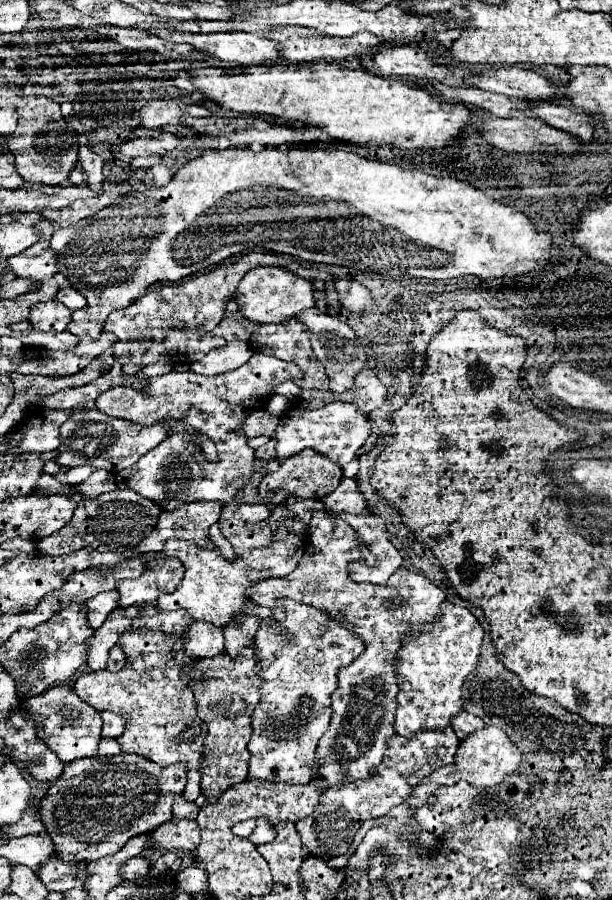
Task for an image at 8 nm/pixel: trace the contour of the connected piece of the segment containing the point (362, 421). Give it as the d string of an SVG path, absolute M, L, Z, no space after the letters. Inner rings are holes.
M332 402L318 410L292 410L292 416L284 416L278 426L278 462L298 454L304 448L318 450L326 454L338 466L352 462L358 456L358 450L370 436L370 422L348 402Z

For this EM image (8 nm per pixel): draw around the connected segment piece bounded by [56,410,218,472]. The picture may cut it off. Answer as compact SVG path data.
M88 410L88 412L74 412L70 414L70 418L60 426L60 448L58 448L58 456L56 462L58 466L94 466L94 468L106 468L110 472L120 472L126 470L130 466L134 466L146 452L150 452L152 448L156 448L164 438L168 438L170 430L174 426L182 426L192 434L192 440L196 446L200 446L200 450L204 452L208 462L218 462L218 452L212 440L208 440L206 436L198 434L192 430L192 426L184 424L184 422L172 422L170 418L166 418L164 422L156 422L152 426L144 426L140 428L134 422L126 422L122 418L114 418L114 416L106 416L98 410Z

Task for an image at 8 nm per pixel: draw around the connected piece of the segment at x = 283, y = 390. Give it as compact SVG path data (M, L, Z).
M286 380L286 382L282 382L282 386L276 392L282 394L282 396L286 396L290 400L294 400L294 398L300 396L301 389L291 380Z

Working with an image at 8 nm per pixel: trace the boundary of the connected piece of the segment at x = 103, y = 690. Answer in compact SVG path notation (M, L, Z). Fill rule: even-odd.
M154 630L126 632L122 634L120 644L130 662L118 672L102 670L102 672L82 674L76 680L74 690L84 702L88 702L100 712L104 710L112 712L112 706L120 706L116 712L126 718L126 730L122 732L122 736L116 738L122 752L144 756L160 766L184 762L188 784L182 795L185 799L194 802L198 794L201 794L198 758L202 756L202 748L204 748L204 738L202 738L204 722L196 716L196 704L192 698L192 690L188 688L190 672L194 670L196 660L190 660L184 654L184 642L186 642L184 636L180 640L168 640L166 634ZM192 726L200 728L196 740L176 742L176 734Z

